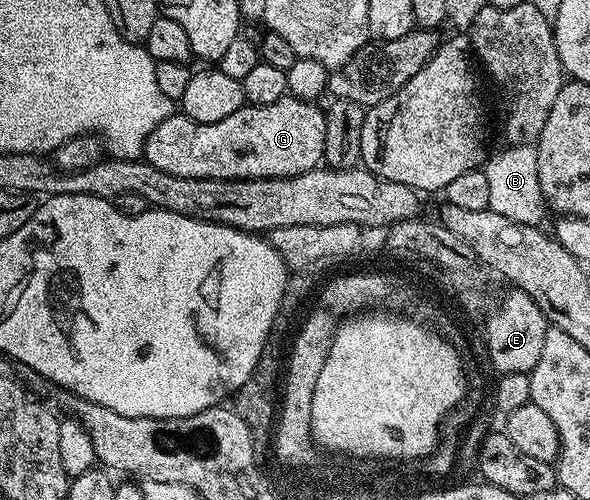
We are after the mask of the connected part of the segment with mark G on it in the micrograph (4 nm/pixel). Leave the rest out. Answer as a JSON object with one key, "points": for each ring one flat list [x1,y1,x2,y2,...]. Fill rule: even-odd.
{"points":[[283,95,270,105,239,107,222,121,199,123,189,115,174,113,150,133,144,142,144,162,170,173,174,177,198,177,199,179,285,179,301,175,321,166,326,145,326,114,316,108,315,102,297,99,295,95]]}

